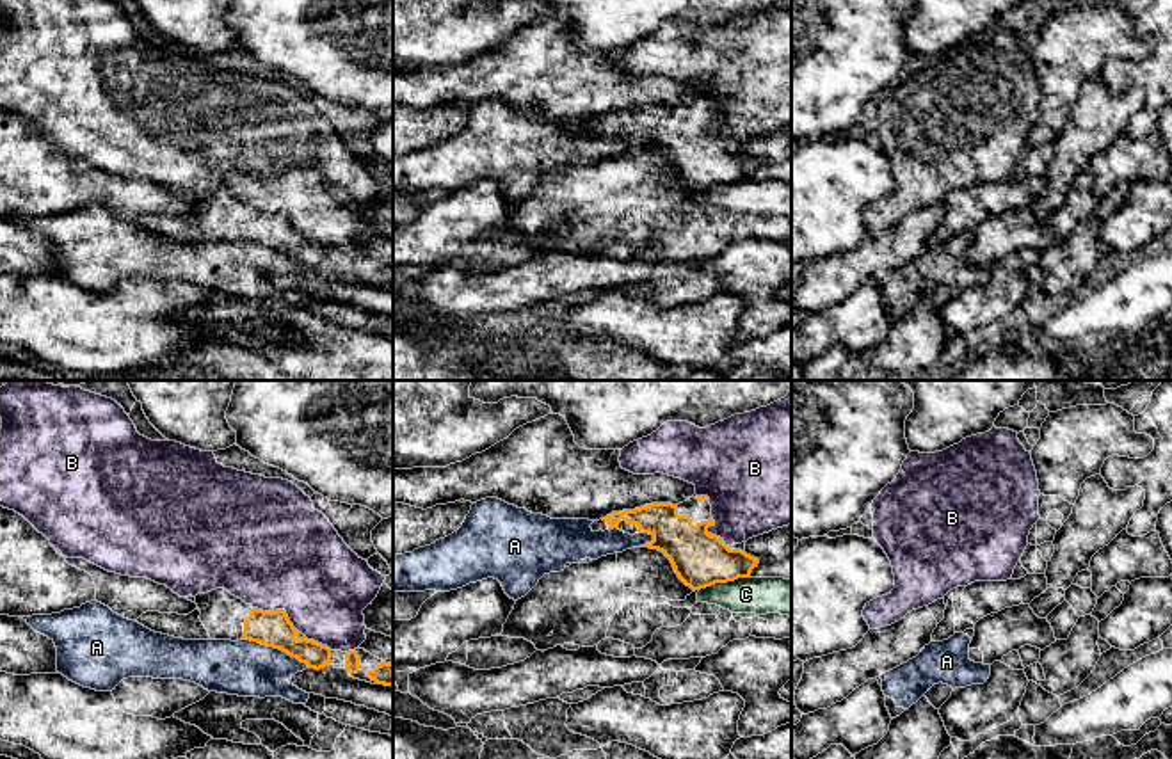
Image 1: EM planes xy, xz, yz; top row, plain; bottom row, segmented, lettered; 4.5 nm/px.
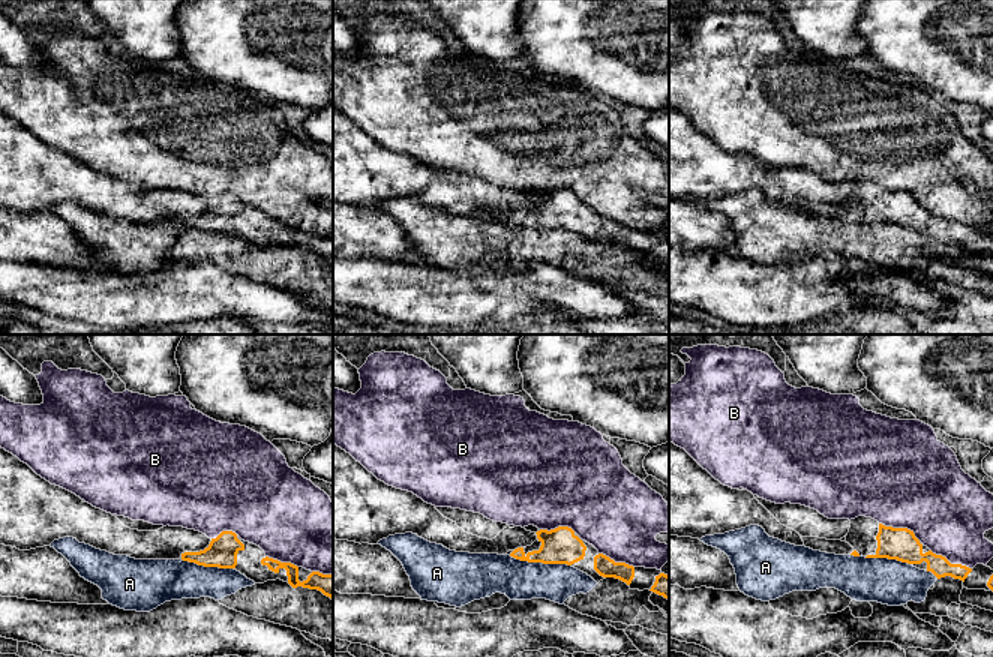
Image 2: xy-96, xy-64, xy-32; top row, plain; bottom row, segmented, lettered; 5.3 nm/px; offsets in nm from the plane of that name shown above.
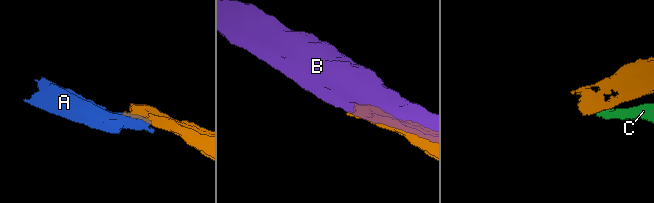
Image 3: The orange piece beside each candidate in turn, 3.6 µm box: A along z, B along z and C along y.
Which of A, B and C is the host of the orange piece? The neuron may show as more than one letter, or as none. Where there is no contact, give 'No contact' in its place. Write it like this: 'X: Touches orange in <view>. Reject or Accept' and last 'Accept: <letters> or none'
A: Touches orange in xy. Reject
B: Touches orange in xy. Reject
C: Touches orange in xz. Reject
Accept: none

